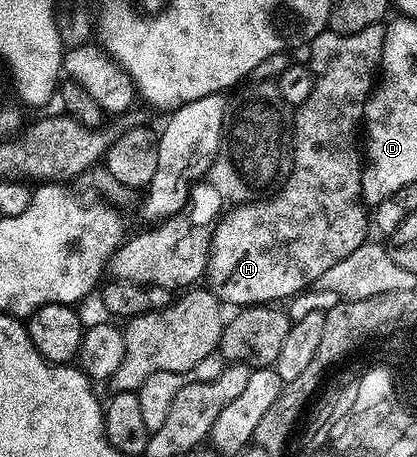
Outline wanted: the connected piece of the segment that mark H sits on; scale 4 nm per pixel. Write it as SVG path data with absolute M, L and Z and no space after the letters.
M377 23L376 25L368 25L368 29L360 29L360 33L352 33L351 35L341 35L327 29L320 32L315 39L309 40L310 59L308 58L308 66L311 73L314 74L314 84L312 85L312 91L308 93L308 99L300 104L292 115L292 166L289 174L281 186L278 187L280 188L279 191L271 199L266 200L265 203L246 203L250 201L244 201L239 205L231 206L214 226L214 236L210 242L210 256L208 257L204 283L209 291L223 304L274 305L279 302L277 299L289 300L299 292L313 288L318 279L324 277L324 272L332 269L332 265L344 261L344 257L348 257L348 253L353 253L354 250L360 249L360 245L367 242L368 211L361 200L364 151L360 146L360 128L364 123L366 100L370 98L370 92L376 83L376 72L382 62L382 46L384 45L385 32L385 26L382 23Z

